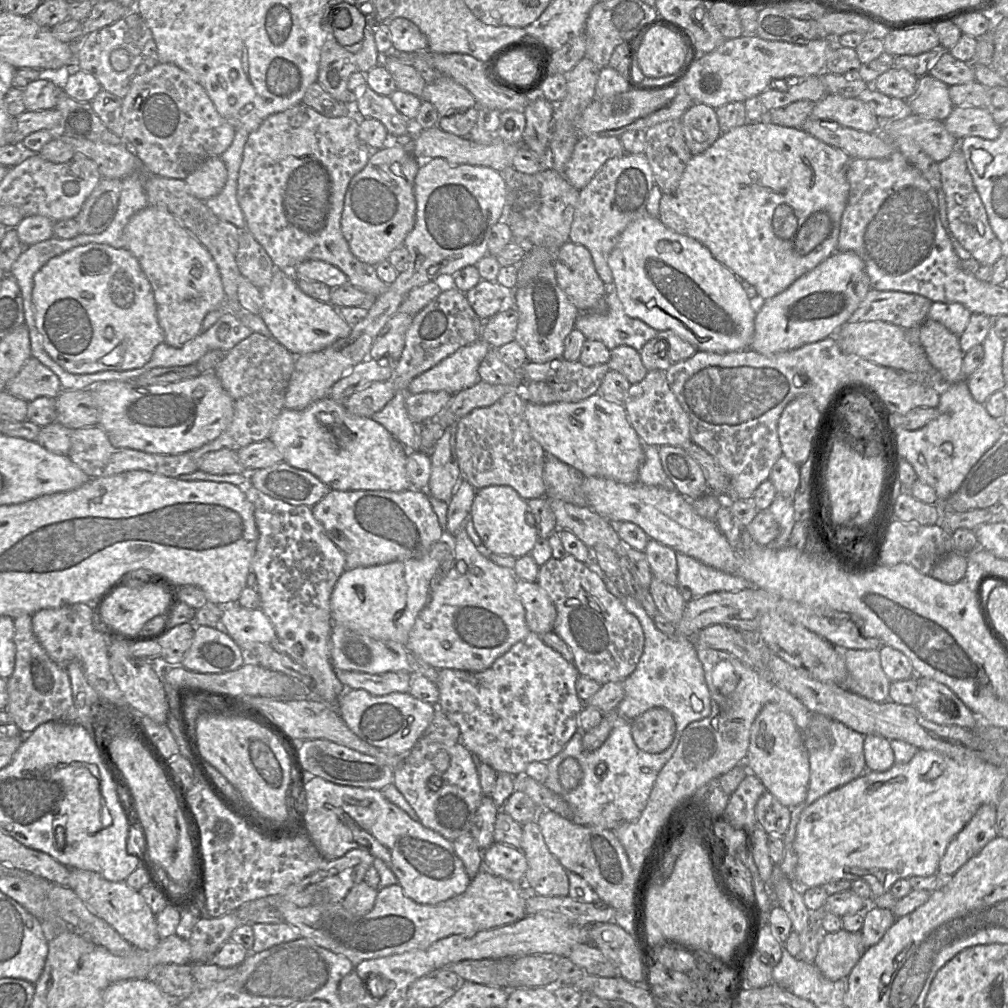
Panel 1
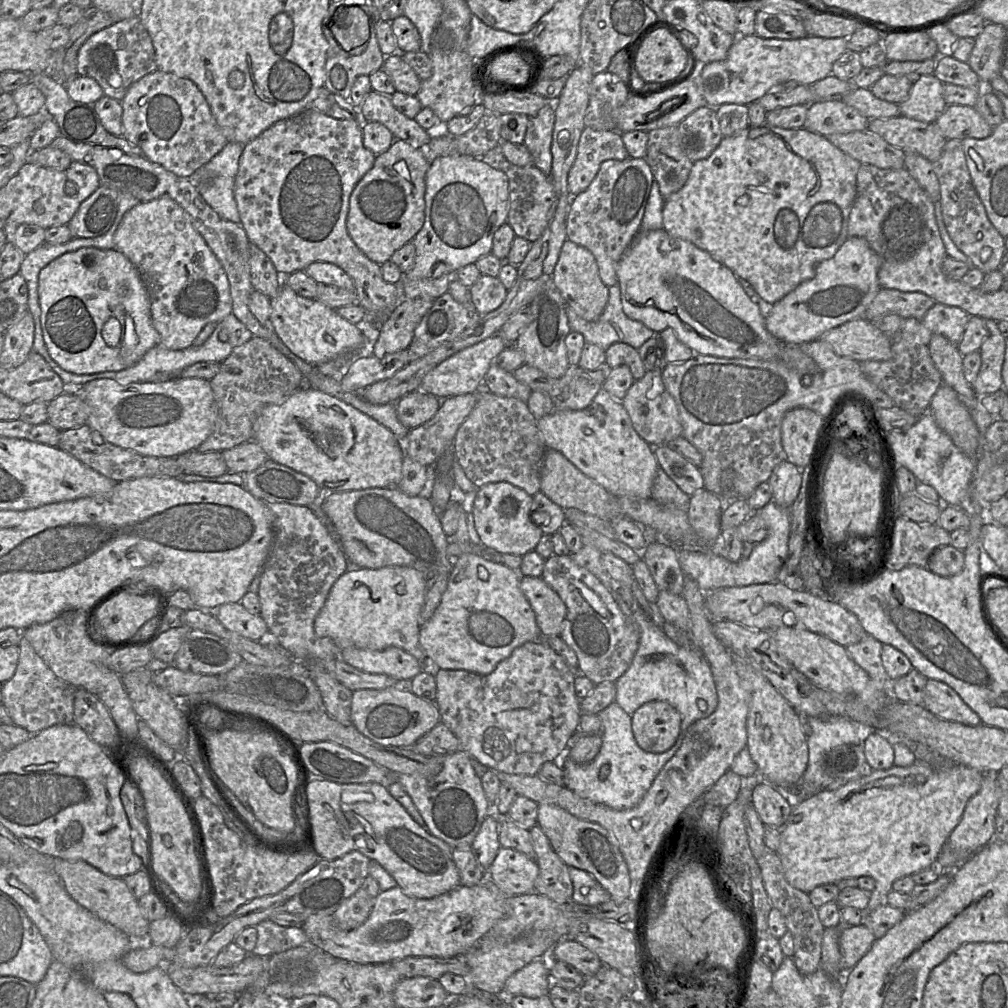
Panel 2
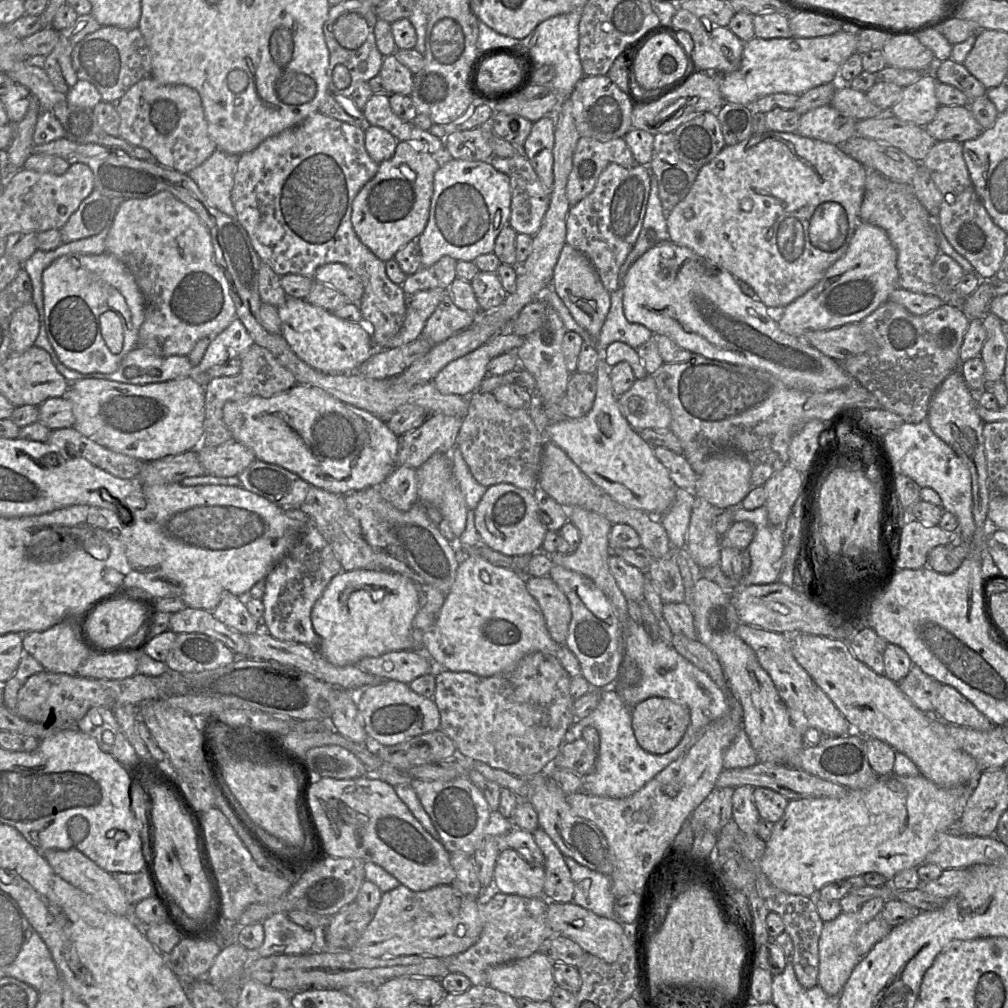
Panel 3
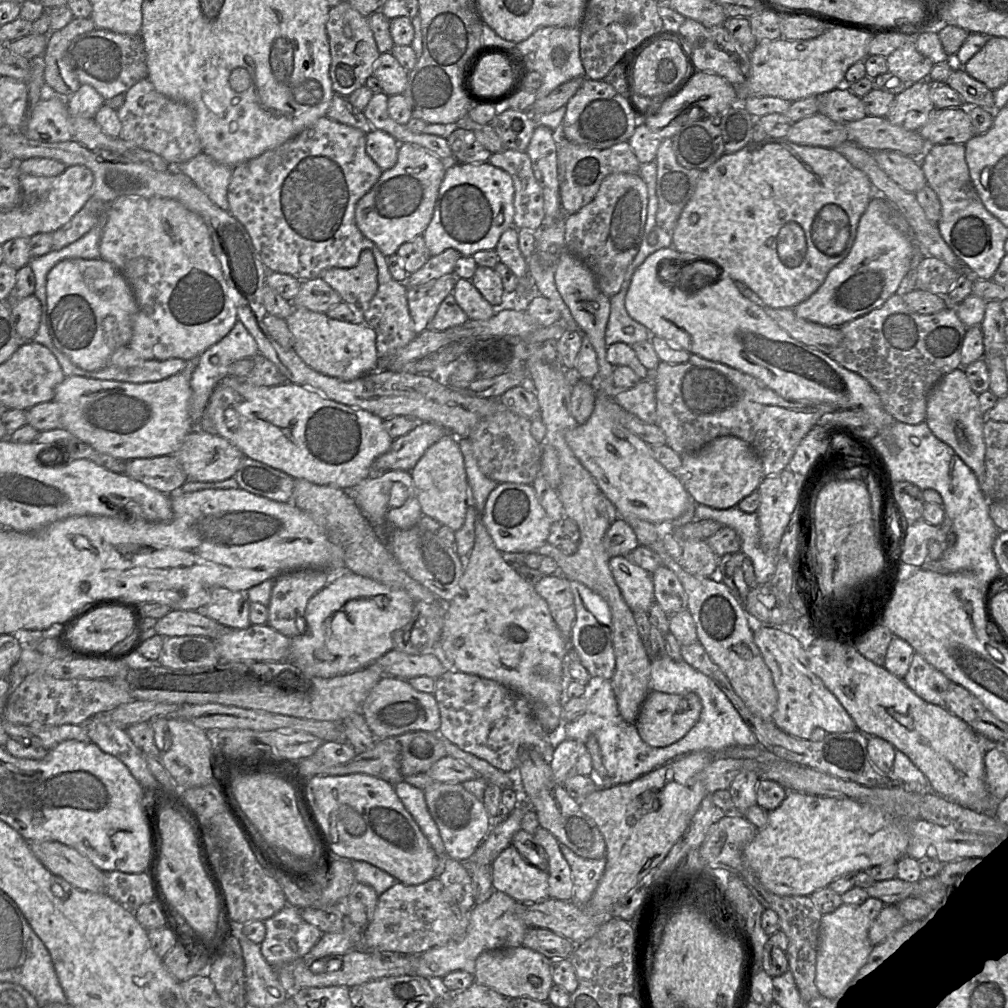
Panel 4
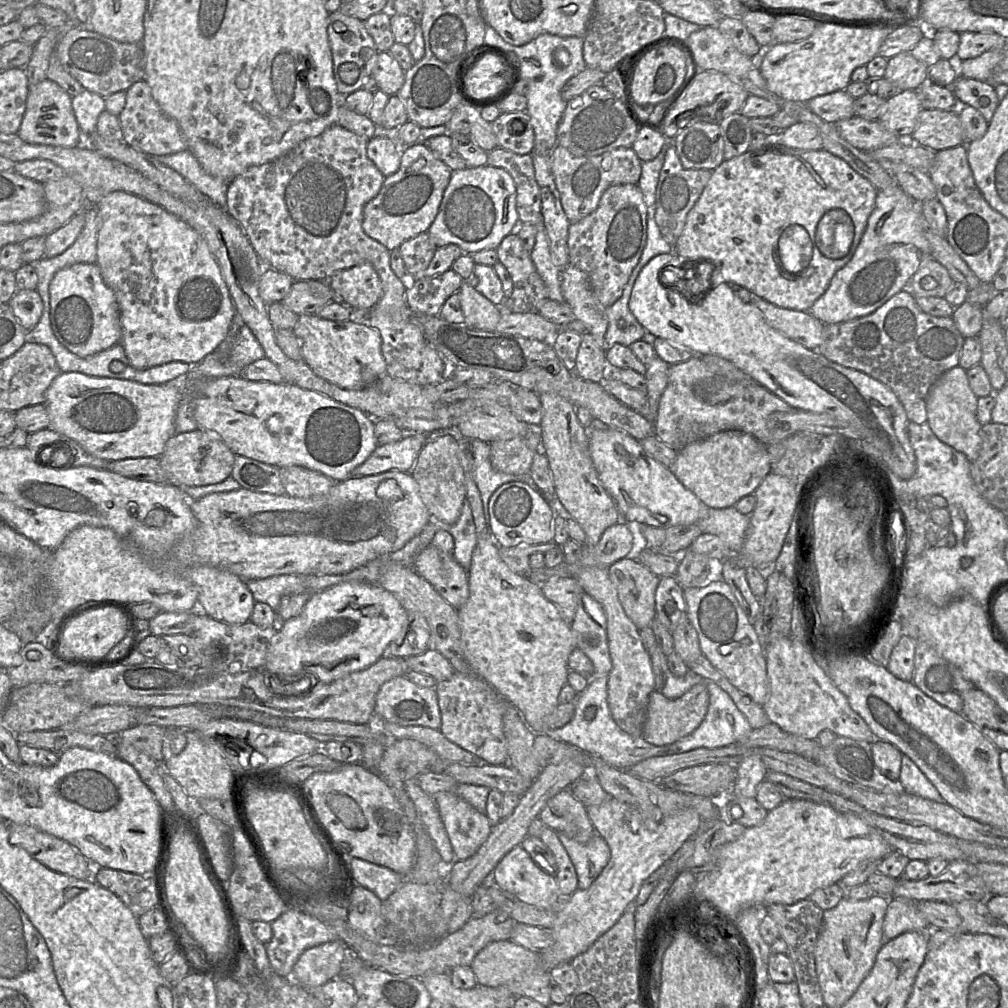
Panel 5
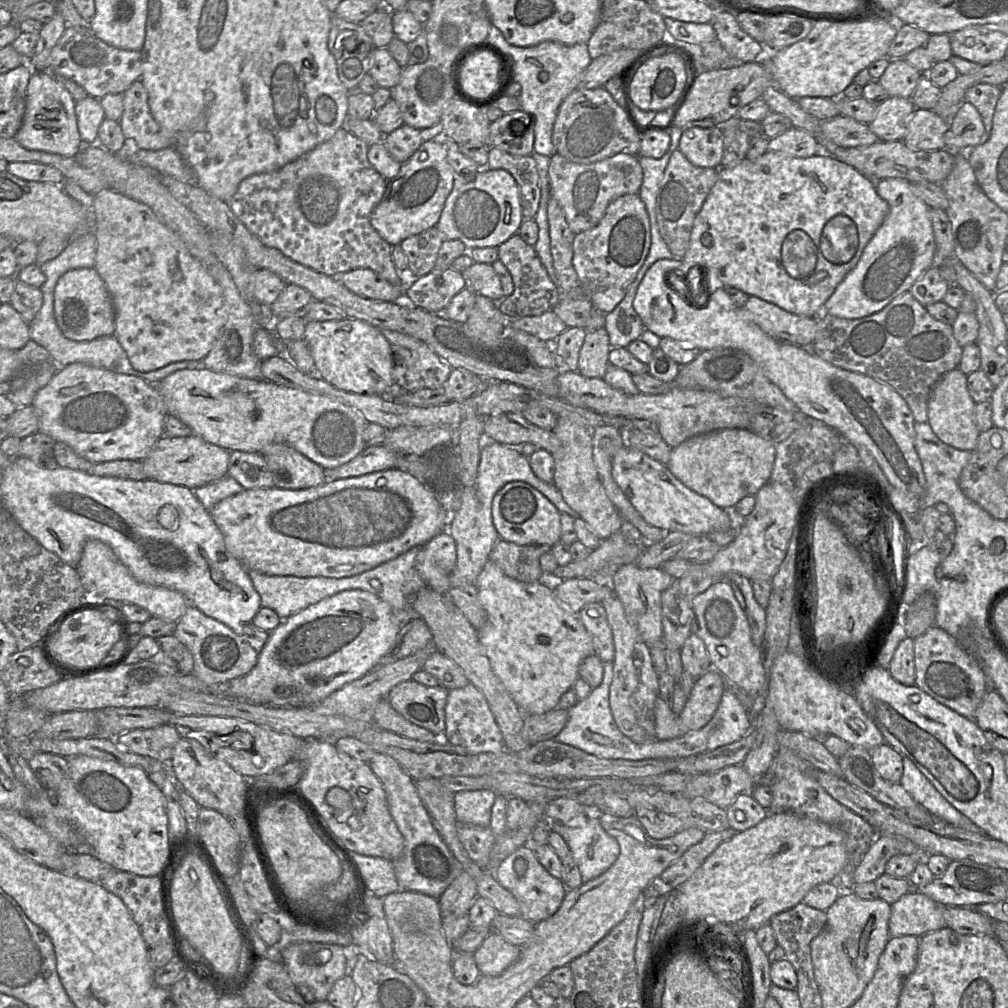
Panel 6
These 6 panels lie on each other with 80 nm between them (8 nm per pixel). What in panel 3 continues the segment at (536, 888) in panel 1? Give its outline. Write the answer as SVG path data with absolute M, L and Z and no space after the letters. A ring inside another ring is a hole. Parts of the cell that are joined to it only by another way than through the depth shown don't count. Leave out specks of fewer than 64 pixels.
M538 827L532 835L545 857L543 897L548 901L572 902L574 884L564 855L542 828Z

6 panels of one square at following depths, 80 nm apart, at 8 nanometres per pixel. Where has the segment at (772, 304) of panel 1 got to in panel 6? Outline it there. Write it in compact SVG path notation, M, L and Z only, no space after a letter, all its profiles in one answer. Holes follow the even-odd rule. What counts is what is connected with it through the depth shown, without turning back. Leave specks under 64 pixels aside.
M885 178L875 181L878 195L889 204L889 212L866 245L856 266L824 303L822 313L845 319L874 314L910 290L913 283L936 263L932 208L913 193L912 183L905 179Z

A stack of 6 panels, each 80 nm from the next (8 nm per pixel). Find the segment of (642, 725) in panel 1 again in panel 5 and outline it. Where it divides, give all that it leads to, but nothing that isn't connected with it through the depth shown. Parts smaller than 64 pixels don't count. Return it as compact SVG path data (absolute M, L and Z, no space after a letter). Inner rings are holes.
M703 683L694 685L677 699L669 699L655 690L649 696L642 737L657 746L674 743L698 728L707 714L708 706L709 693Z

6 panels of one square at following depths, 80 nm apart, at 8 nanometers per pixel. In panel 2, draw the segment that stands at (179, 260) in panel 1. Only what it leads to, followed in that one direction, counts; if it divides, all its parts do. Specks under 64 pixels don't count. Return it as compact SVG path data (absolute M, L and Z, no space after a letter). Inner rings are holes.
M163 195L148 202L139 202L123 216L114 235L115 249L122 252L137 268L150 300L152 323L160 336L160 345L170 350L191 346L208 323L219 323L232 313L227 275L192 224L189 214L171 197Z

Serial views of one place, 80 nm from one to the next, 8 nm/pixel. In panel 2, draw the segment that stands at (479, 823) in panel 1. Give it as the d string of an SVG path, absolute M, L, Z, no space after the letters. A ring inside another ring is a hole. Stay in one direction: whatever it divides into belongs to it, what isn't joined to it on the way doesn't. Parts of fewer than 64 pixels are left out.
M491 811L482 822L471 844L477 862L485 871L488 870L501 847L498 840L499 818L504 817L498 817Z

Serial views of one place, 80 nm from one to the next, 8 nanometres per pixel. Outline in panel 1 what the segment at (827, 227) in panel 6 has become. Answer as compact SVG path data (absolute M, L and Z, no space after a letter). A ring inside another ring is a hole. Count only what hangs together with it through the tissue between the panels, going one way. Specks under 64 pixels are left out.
M767 119L760 122L747 122L728 132L722 132L708 149L691 157L677 189L673 193L662 195L659 219L669 229L702 243L719 262L729 268L736 276L740 276L754 286L762 298L770 299L787 289L798 278L814 269L837 251L841 218L849 197L850 185L846 172L851 159L842 149L826 144L800 127L784 127Z

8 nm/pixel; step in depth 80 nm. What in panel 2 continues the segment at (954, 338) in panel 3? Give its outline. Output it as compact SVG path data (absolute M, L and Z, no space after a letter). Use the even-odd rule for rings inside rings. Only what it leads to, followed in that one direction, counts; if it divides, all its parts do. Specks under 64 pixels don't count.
M935 303L921 319L903 318L895 314L884 315L873 322L890 340L892 358L886 361L859 362L864 375L886 393L895 406L920 417L929 412L931 400L943 384L930 353L929 342L933 334L942 334L952 343L960 343L970 315L960 307Z

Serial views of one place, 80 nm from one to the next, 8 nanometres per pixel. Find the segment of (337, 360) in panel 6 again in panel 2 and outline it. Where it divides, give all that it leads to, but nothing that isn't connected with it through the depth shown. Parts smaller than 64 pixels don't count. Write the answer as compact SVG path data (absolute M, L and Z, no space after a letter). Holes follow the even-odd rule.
M284 283L278 294L270 298L270 304L271 328L294 355L314 366L332 360L344 351L355 351L365 341L363 325L350 323L337 313L337 309L329 308L316 299L304 298Z

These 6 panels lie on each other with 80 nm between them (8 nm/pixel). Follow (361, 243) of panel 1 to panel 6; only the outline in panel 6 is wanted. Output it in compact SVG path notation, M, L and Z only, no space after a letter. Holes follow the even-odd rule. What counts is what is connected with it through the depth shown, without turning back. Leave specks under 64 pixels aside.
M444 139L423 142L407 161L401 163L398 174L387 180L383 198L371 214L371 225L392 246L435 227L453 188L455 176L447 160Z

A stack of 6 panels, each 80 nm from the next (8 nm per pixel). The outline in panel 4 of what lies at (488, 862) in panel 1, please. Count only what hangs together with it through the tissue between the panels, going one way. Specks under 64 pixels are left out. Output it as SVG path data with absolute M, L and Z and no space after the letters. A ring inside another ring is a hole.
M514 846L504 849L491 868L495 891L521 903L539 902L549 897L548 872L528 863Z

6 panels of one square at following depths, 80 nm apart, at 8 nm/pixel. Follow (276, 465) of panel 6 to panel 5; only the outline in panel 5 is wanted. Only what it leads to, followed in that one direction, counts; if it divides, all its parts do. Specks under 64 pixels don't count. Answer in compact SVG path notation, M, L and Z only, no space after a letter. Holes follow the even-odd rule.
M301 466L279 468L285 494L295 498L314 498L327 494L334 481L320 472Z

